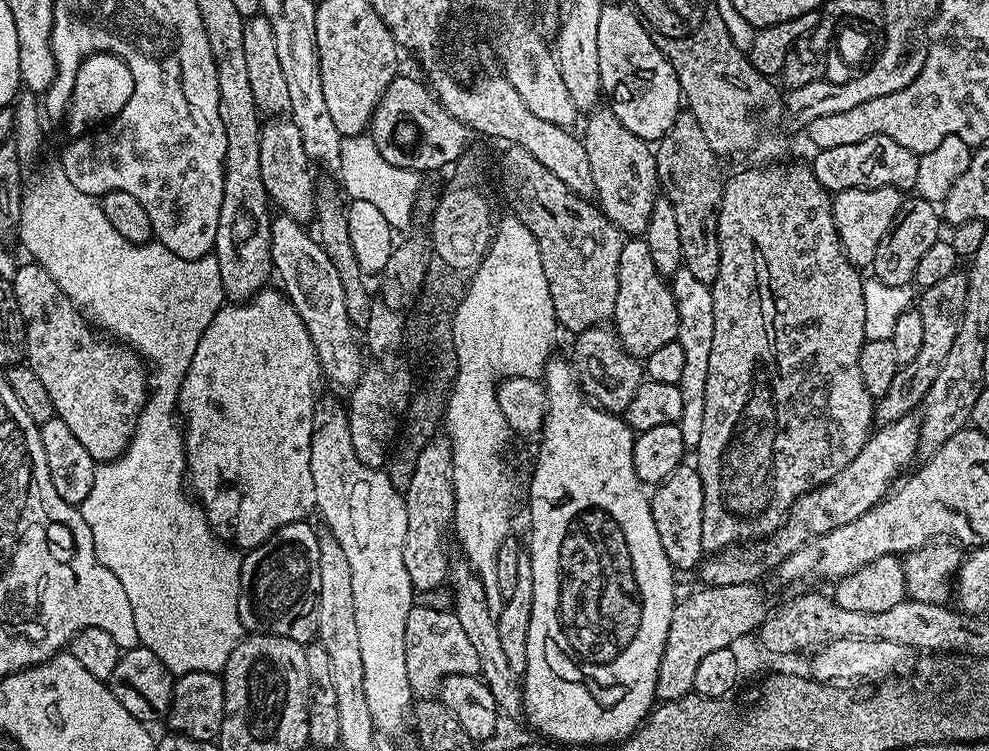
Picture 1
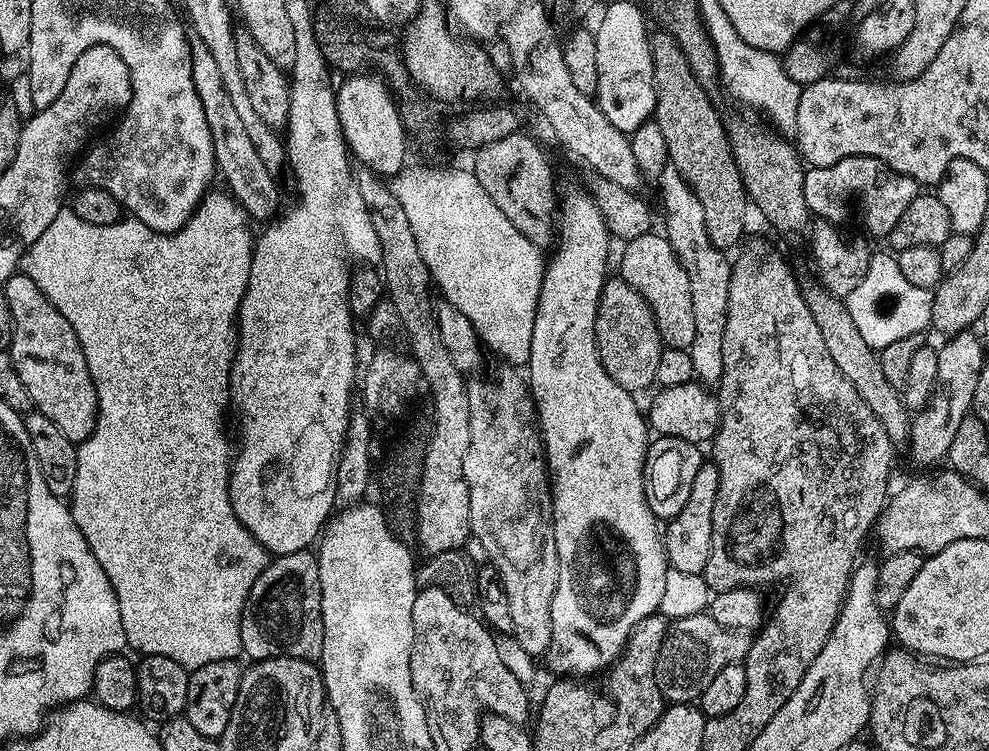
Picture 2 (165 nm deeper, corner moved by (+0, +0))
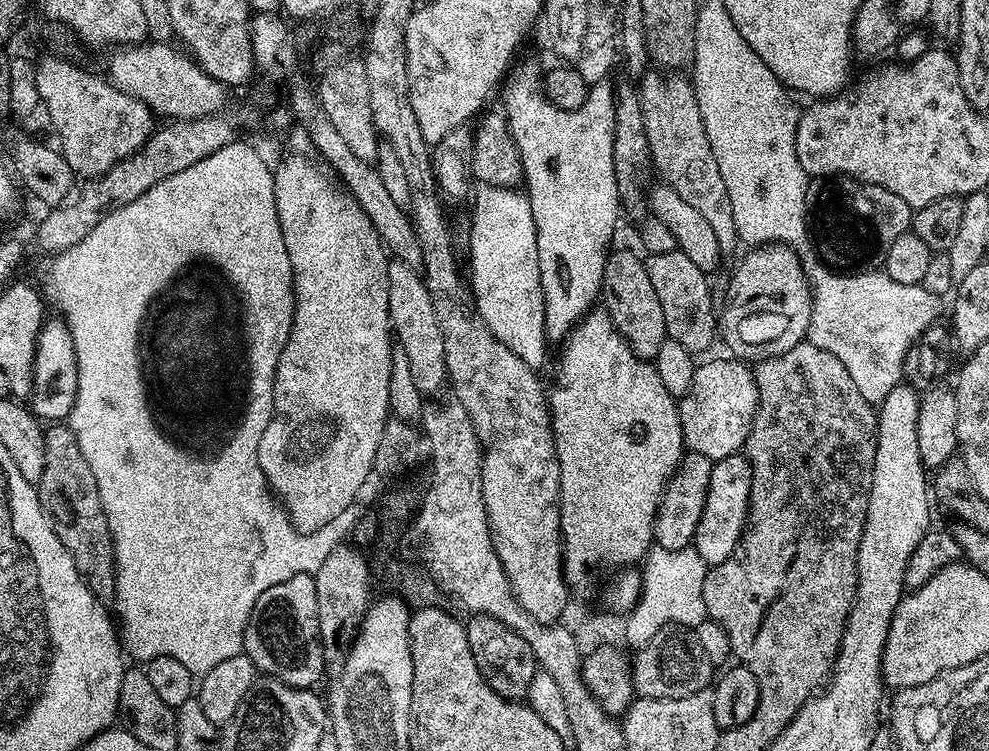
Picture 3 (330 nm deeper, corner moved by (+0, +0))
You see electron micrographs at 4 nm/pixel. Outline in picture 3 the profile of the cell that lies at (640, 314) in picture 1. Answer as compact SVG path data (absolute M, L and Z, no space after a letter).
M678 250L670 254L648 256L646 263L650 282L658 294L658 302L662 302L662 314L666 314L668 339L686 346L686 350L693 354L706 351L718 340L718 308L712 305L709 277Z

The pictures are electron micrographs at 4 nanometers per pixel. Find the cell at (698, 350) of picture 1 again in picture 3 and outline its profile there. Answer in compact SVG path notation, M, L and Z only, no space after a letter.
M648 70L638 80L638 103L651 167L657 168L665 176L662 177L667 185L677 191L683 201L694 206L702 218L706 218L706 223L714 229L714 238L718 238L721 253L728 254L738 244L734 209L730 206L730 194L726 194L726 182L722 182L722 173L718 170L718 158L714 158L714 150L710 150L706 126L702 126L696 92L687 79L660 72Z

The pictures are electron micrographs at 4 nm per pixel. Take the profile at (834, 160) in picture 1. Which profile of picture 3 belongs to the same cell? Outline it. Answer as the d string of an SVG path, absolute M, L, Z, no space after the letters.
M847 178L813 179L808 186L806 206L810 240L816 255L829 268L841 274L867 274L879 269L886 258L886 250L890 250L894 238L911 229L914 211L902 198L898 198L898 194L886 190L886 186L863 184L860 180Z

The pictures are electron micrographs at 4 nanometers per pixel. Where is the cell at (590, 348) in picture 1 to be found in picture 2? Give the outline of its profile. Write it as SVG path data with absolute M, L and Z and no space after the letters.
M619 278L605 279L596 304L596 345L606 374L610 374L610 378L614 378L614 382L618 382L618 386L627 392L641 394L656 384L658 358L665 345L646 298L642 298L630 282Z

